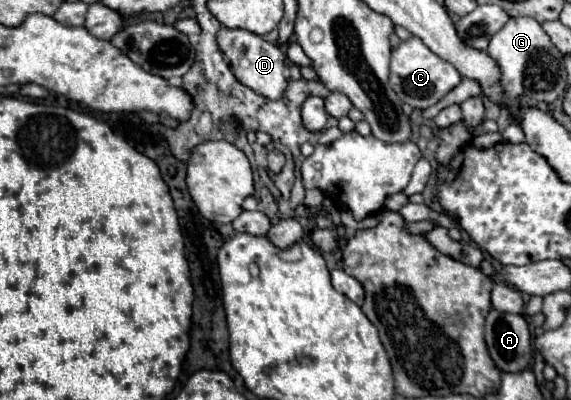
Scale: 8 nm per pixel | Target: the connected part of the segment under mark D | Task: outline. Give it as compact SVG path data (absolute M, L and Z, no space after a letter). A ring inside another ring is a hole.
M226 27L220 29L216 39L222 53L230 57L230 67L242 85L250 87L252 91L268 99L278 99L282 97L282 93L286 93L286 85L288 85L286 55L276 43L270 43L264 37L258 37L256 33L244 29L226 29Z

